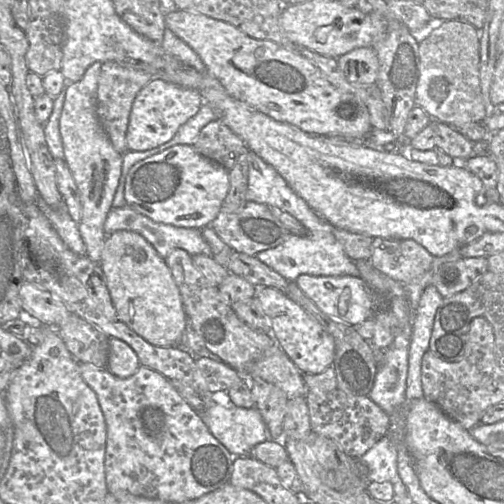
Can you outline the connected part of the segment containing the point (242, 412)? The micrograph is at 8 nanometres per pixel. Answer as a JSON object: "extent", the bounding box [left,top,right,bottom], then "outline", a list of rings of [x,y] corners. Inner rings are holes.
{"extent":[201,394,270,457],"outline":[[[211,394],[210,405],[201,413],[201,419],[213,436],[235,457],[249,456],[257,444],[270,440],[268,428],[255,407],[241,408],[231,404],[215,403],[212,398]]]}

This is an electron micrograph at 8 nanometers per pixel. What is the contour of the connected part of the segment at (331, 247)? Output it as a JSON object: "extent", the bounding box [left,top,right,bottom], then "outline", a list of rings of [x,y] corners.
{"extent":[255,228,373,281],"outline":[[[334,228],[334,235],[332,229],[306,230],[305,235],[291,235],[280,245],[261,251],[255,256],[288,281],[295,281],[303,274],[360,277],[359,270],[354,262],[370,258],[373,239],[371,236],[340,228]]]}

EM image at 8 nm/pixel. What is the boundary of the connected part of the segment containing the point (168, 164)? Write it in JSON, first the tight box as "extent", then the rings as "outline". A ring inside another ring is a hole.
{"extent":[124,145,228,229],"outline":[[[174,145],[129,169],[124,200],[125,206],[155,222],[202,229],[217,217],[228,191],[228,169],[202,156],[191,145]]]}

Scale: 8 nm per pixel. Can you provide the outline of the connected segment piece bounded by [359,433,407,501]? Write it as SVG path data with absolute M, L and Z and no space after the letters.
M388 433L359 459L368 469L370 482L391 482L393 501L407 501L407 490L397 470L397 446Z

